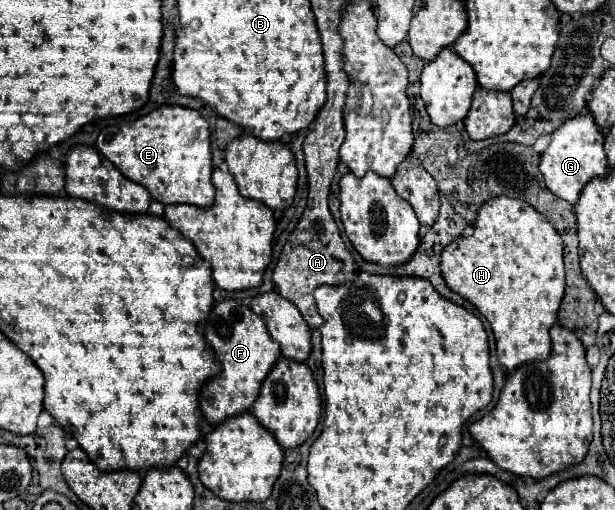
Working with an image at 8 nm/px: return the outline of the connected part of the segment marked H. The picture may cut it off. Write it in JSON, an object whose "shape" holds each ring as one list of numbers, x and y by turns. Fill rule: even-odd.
{"shape":[[496,196,480,206,474,232,470,236,460,236,442,250,442,276,450,290,468,298,480,314,490,322,496,338,496,354,500,364,514,372,520,364,532,360,546,360,550,356,548,330,558,322,558,306,564,296,564,244,554,226,528,202]]}

